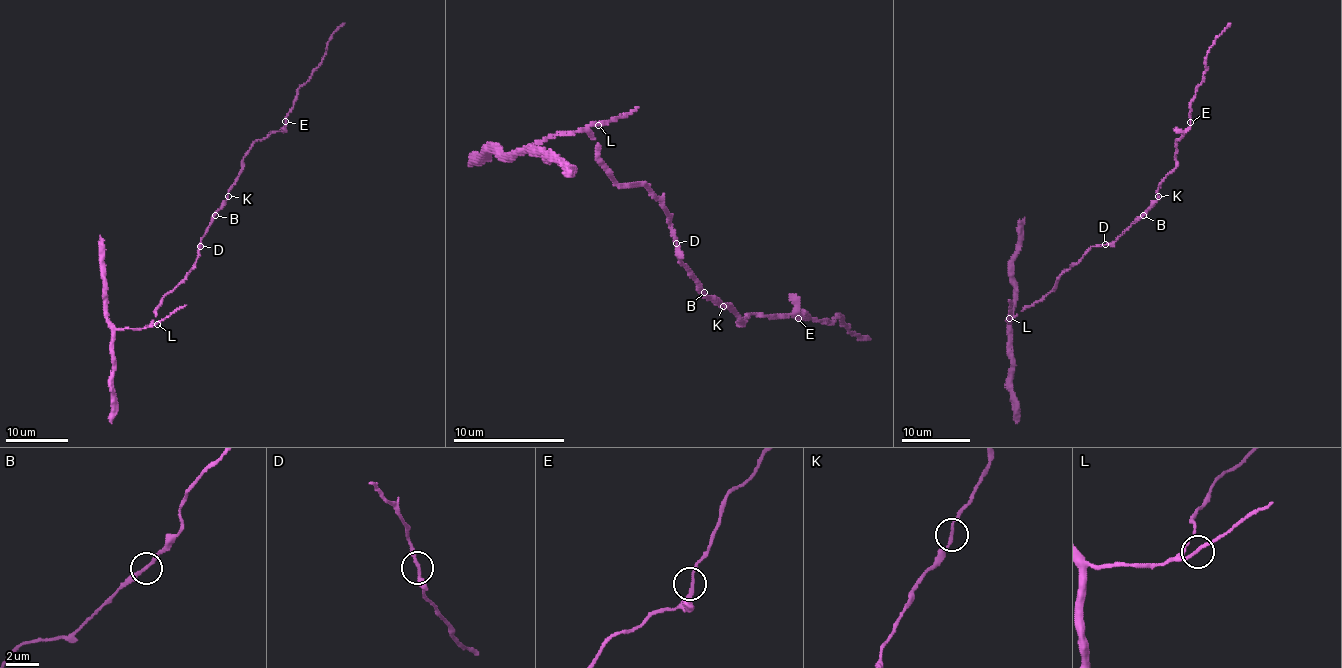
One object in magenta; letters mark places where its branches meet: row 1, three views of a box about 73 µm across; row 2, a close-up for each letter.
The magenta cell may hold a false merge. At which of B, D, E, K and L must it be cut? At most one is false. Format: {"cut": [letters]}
{"cut": []}

